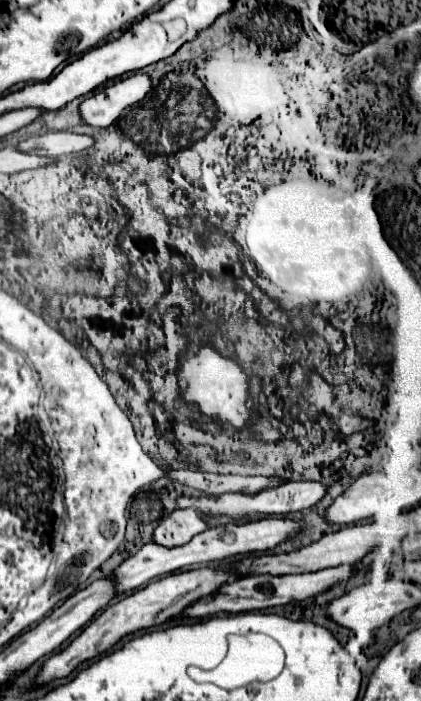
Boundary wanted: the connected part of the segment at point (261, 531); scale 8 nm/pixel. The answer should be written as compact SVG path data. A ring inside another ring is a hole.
M263 518L263 520L251 520L251 522L233 522L233 524L223 524L223 526L215 526L215 528L207 528L205 532L197 534L191 538L191 542L183 544L183 546L161 546L157 542L147 542L137 554L133 554L131 558L127 558L119 568L115 568L113 576L115 576L115 584L117 584L117 592L129 592L129 590L137 590L139 586L145 586L147 582L171 574L175 570L181 570L185 566L201 566L207 562L215 562L215 560L223 560L229 556L237 556L237 554L251 554L251 552L265 552L271 550L275 546L279 546L281 542L285 542L289 536L299 534L303 528L301 520L291 520L291 518Z

